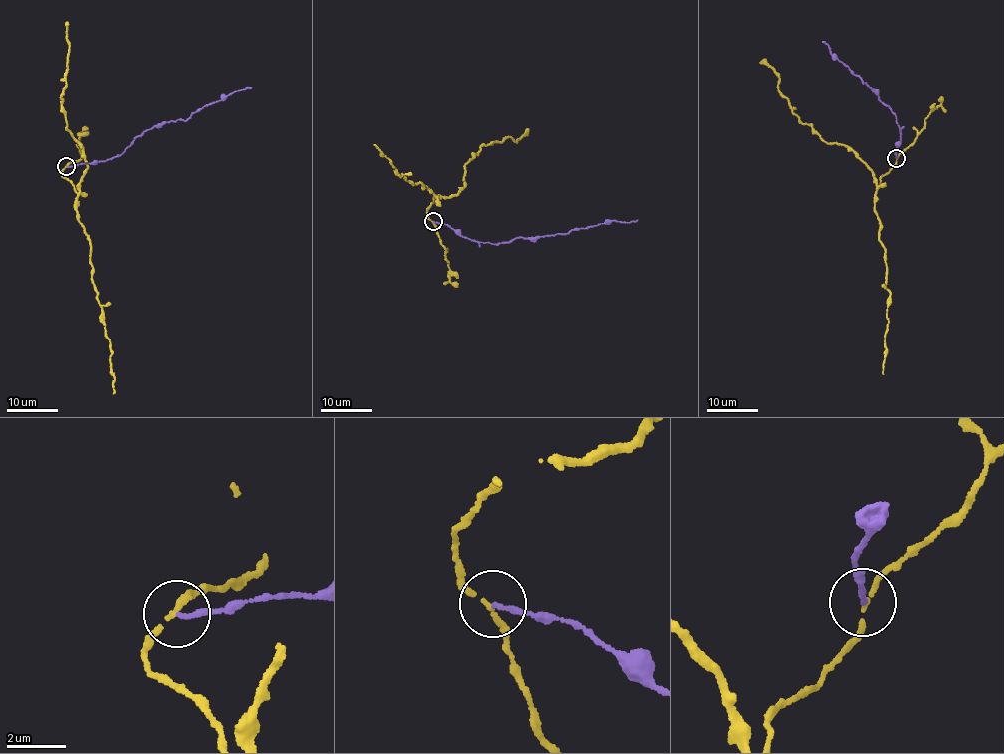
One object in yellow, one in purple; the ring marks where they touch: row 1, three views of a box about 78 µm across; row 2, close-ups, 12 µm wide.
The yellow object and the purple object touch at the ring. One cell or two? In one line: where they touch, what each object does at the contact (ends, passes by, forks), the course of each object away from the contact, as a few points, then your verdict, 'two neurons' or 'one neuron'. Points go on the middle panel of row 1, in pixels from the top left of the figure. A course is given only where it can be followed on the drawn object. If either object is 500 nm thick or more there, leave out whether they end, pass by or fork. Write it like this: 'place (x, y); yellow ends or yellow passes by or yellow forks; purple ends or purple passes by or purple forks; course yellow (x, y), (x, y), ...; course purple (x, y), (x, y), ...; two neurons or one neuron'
place (433, 221); yellow passes by; purple ends; course yellow (434, 222), (427, 209), (434, 194), (422, 184), (414, 184), (400, 176), (373, 144); course purple (433, 222), (447, 224), (465, 237), (496, 244), (517, 237), (552, 236), (612, 220), (621, 223), (637, 219); two neurons

